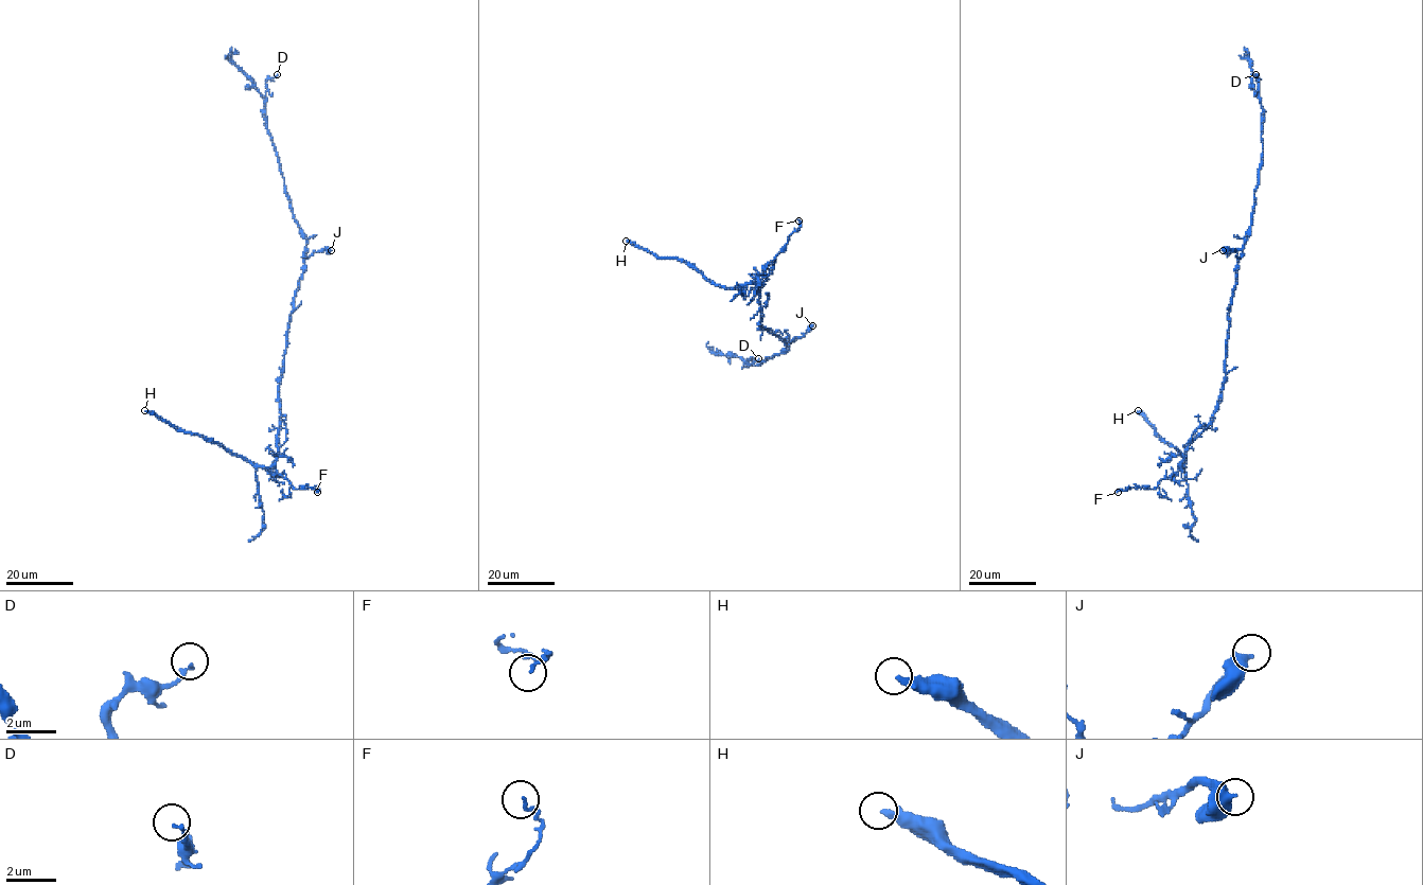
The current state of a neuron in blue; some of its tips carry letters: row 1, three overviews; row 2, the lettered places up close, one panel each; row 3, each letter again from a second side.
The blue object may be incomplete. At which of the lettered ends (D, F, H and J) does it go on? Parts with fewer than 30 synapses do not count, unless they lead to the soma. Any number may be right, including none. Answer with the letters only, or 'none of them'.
H

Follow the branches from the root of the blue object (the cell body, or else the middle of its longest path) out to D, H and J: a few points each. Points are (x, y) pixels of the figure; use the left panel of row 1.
D: (290, 324), (294, 297), (303, 271), (306, 239), (295, 218), (279, 157), (266, 127), (266, 82), (277, 74)
H: (290, 324), (279, 388), (277, 459), (269, 467), (231, 455), (197, 435), (178, 431), (144, 410)
J: (290, 324), (304, 260), (315, 251), (331, 250)

